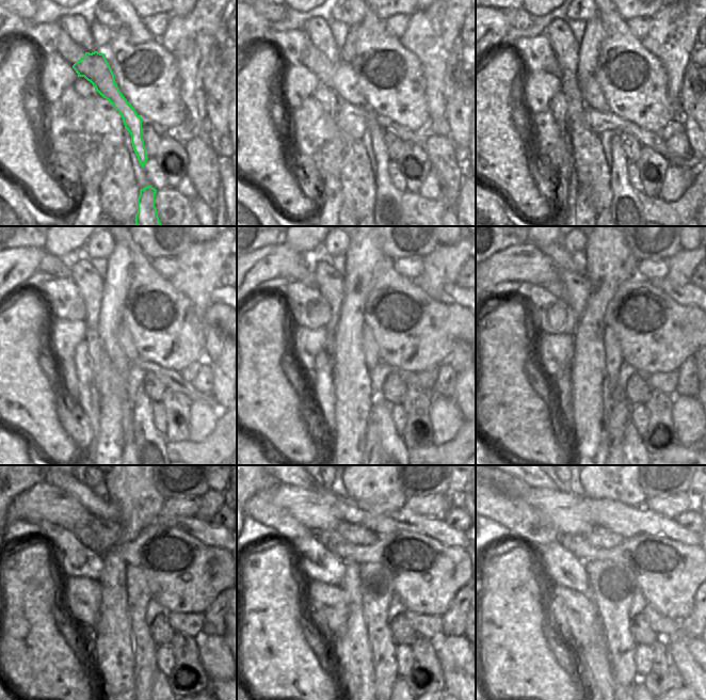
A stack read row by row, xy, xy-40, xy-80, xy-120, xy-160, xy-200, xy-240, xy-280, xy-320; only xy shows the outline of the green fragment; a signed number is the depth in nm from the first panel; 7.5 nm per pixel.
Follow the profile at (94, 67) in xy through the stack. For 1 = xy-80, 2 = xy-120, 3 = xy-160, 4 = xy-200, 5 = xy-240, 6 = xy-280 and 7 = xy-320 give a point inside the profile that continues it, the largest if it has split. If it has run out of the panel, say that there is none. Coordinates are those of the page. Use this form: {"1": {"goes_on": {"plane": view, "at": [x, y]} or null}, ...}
{"1": {"goes_on": {"plane": "xy-80", "at": [626, 204]}}, "2": {"goes_on": {"plane": "xy-120", "at": [149, 443]}}, "3": {"goes_on": {"plane": "xy-160", "at": [391, 443]}}, "4": {"goes_on": {"plane": "xy-200", "at": [634, 443]}}, "5": {"goes_on": {"plane": "xy-240", "at": [160, 681]}}, "6": {"goes_on": {"plane": "xy-280", "at": [400, 682]}}, "7": {"goes_on": {"plane": "xy-320", "at": [640, 682]}}}

